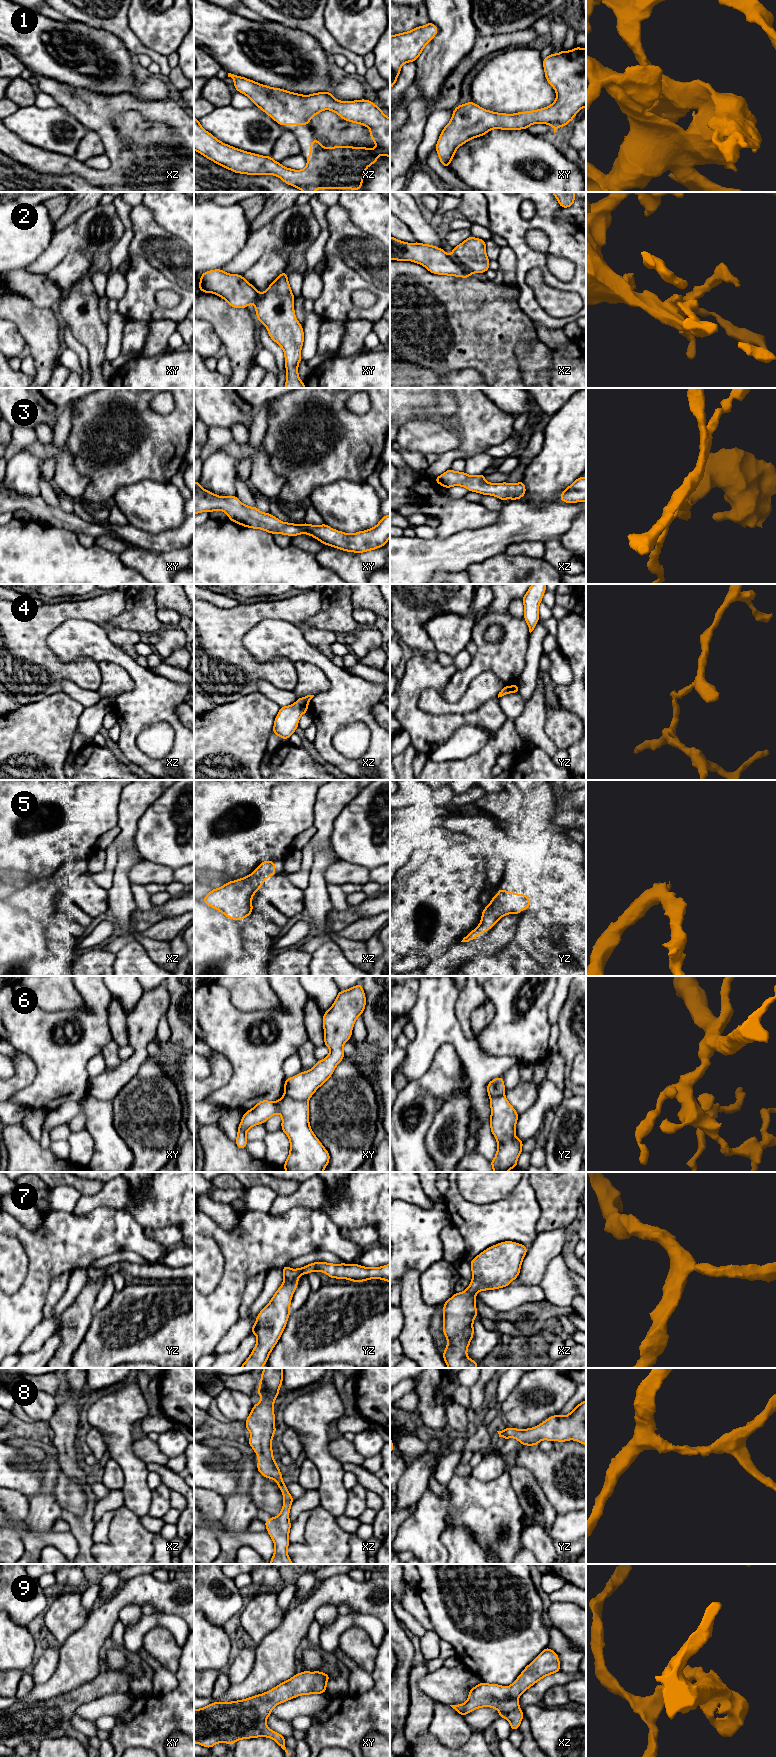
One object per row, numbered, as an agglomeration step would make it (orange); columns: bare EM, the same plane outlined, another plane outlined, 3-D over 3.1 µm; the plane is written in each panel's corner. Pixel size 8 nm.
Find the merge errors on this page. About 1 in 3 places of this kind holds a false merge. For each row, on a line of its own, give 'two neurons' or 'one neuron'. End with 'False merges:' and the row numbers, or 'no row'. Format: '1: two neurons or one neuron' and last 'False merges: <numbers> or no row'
1: one neuron
2: one neuron
3: one neuron
4: one neuron
5: one neuron
6: two neurons
7: one neuron
8: one neuron
9: one neuron
False merges: 6

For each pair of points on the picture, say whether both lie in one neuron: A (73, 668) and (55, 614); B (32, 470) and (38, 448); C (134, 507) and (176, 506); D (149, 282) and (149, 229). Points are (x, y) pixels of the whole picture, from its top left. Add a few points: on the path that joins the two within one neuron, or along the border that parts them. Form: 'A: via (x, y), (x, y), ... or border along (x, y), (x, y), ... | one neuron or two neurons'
A: via (56, 664), (41, 649), (41, 631) | one neuron
B: border along (22, 449), (28, 450), (40, 463) | two neurons
C: via (144, 506), (166, 506) | one neuron
D: border along (129, 255), (143, 257), (151, 265) | two neurons

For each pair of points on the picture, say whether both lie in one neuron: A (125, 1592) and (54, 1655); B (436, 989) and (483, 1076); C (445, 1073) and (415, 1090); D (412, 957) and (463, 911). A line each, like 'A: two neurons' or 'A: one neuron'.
A: two neurons
B: one neuron
C: one neuron
D: one neuron

